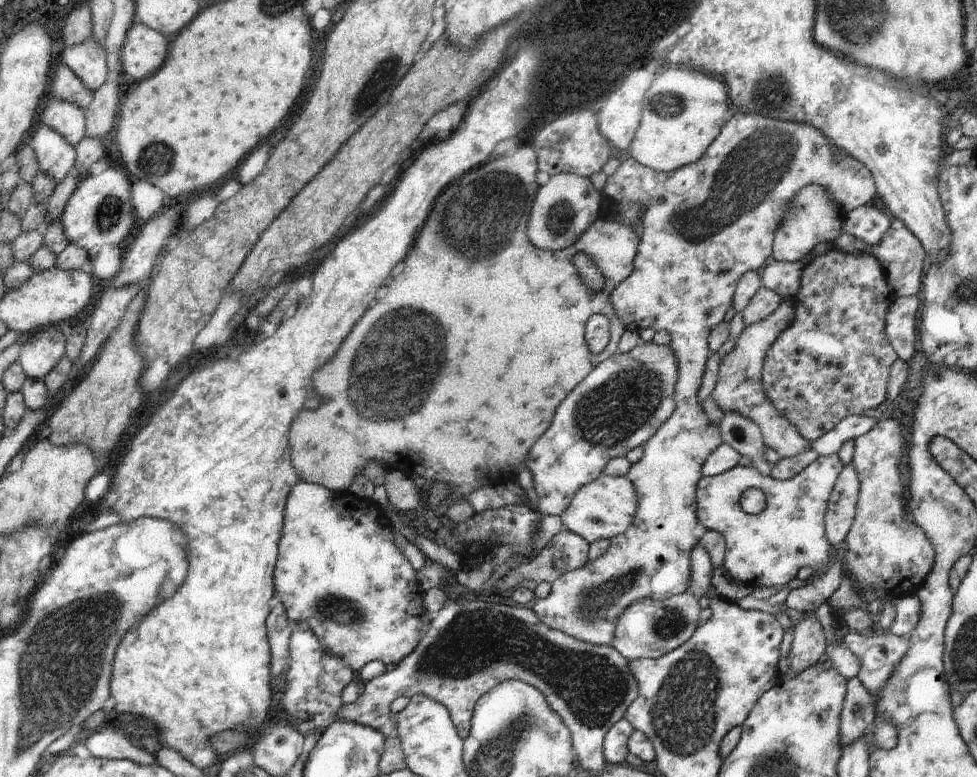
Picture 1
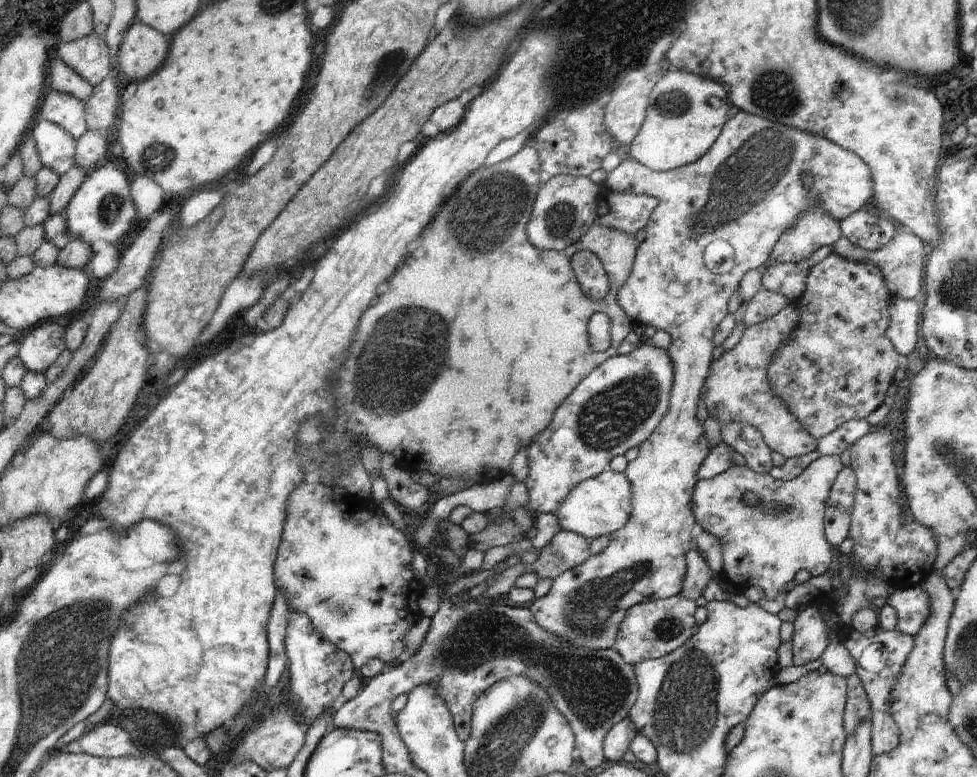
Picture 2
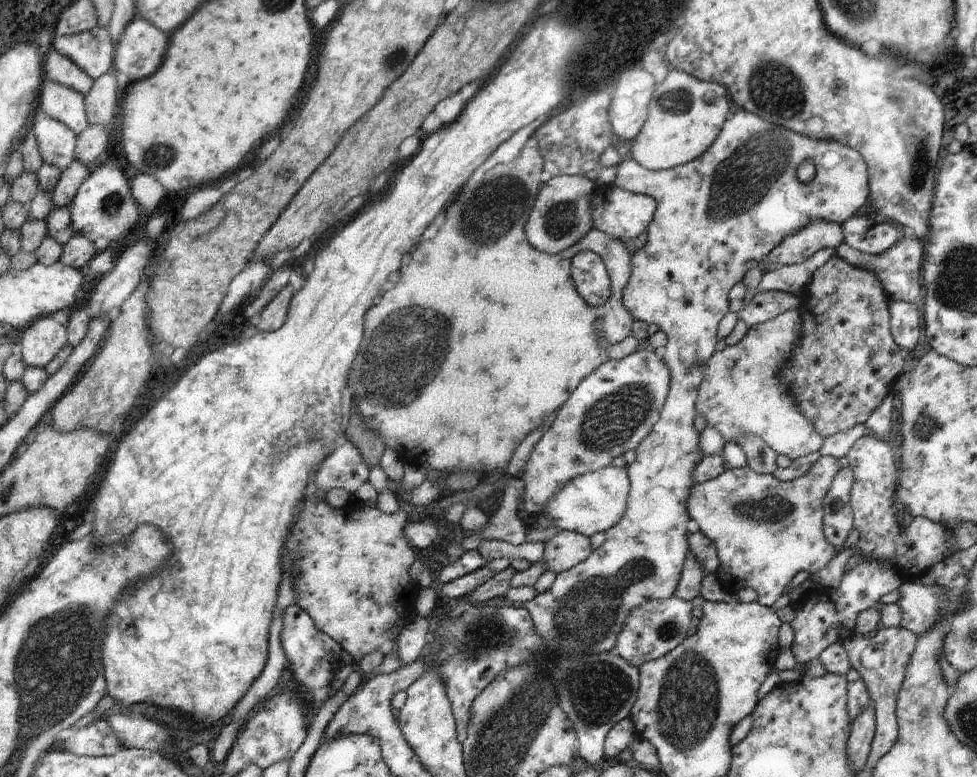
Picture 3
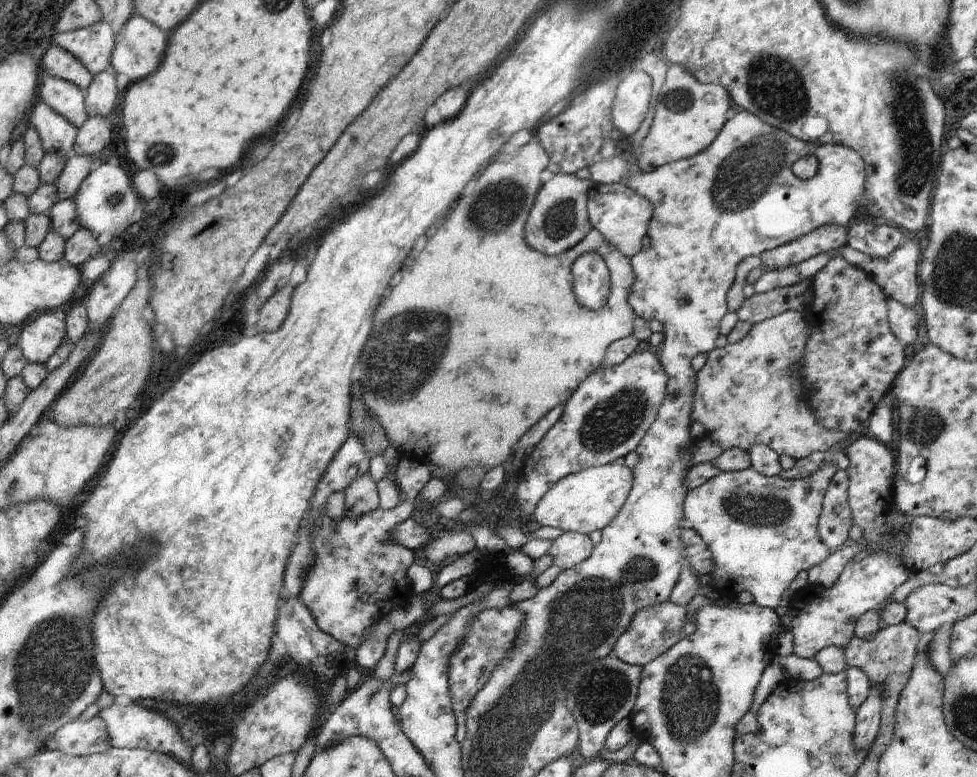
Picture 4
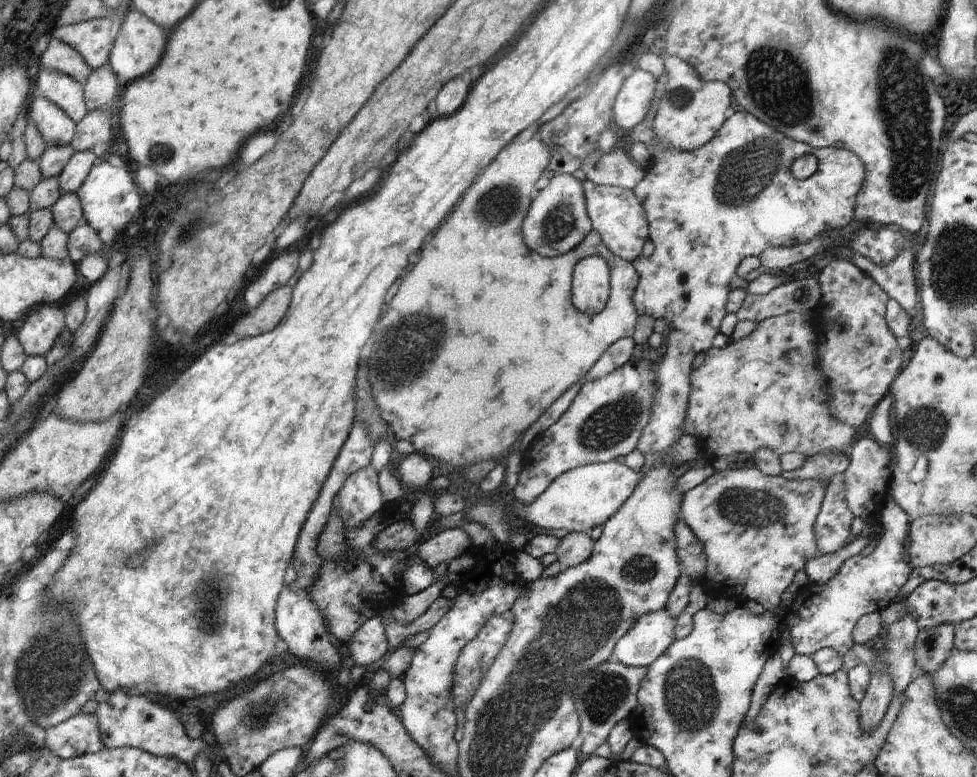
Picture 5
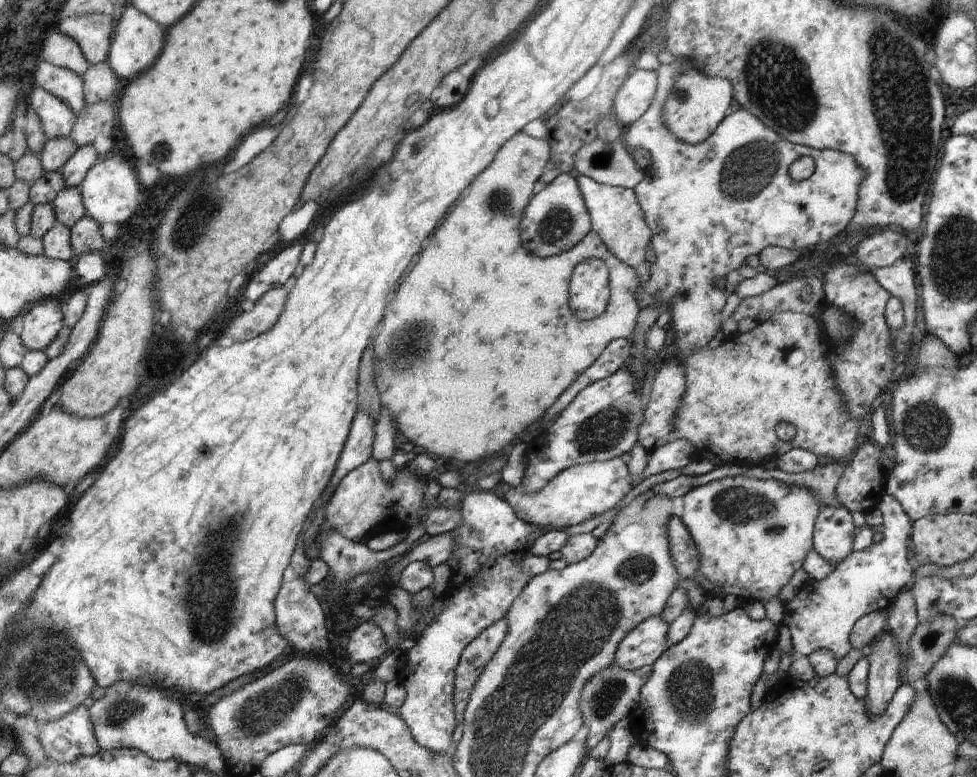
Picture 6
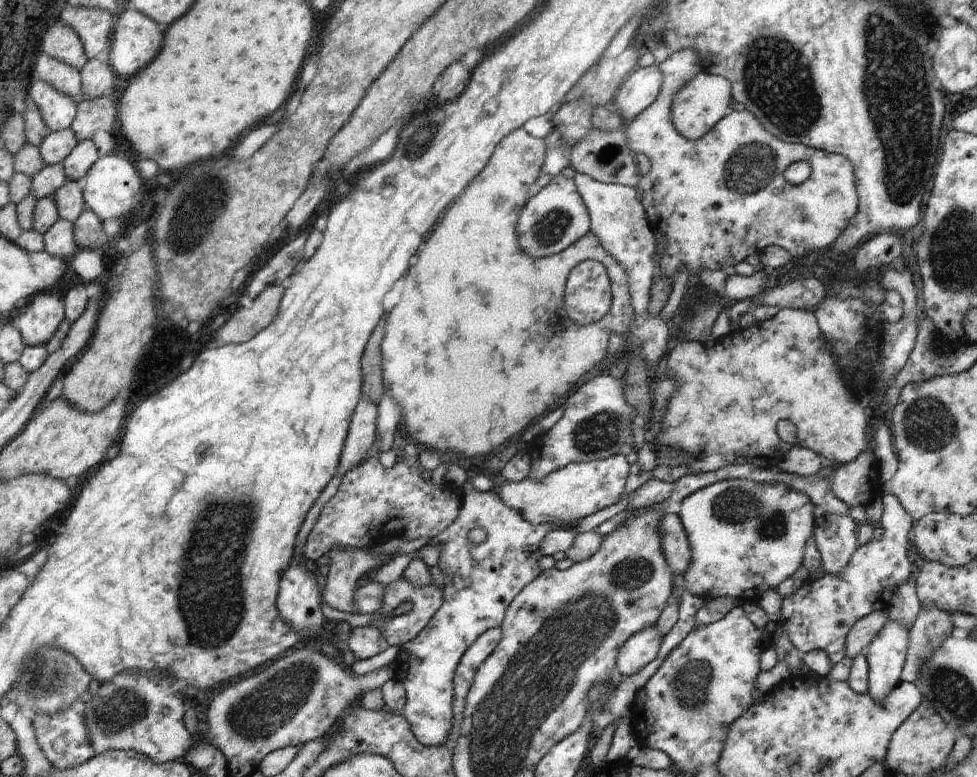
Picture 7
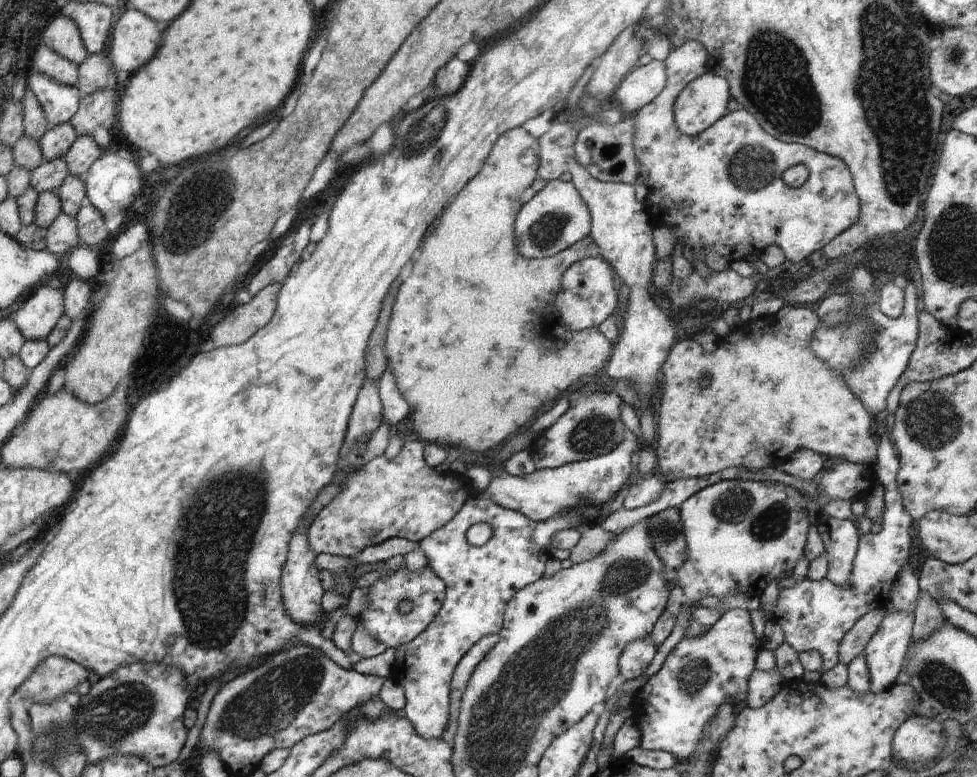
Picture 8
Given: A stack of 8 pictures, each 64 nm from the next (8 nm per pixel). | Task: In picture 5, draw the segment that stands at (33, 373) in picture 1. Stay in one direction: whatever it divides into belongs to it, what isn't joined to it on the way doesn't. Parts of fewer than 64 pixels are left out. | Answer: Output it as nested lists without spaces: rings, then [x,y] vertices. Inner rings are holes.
[[[42,304],[21,321],[16,336],[27,356],[45,356],[65,330],[65,314],[58,305]]]

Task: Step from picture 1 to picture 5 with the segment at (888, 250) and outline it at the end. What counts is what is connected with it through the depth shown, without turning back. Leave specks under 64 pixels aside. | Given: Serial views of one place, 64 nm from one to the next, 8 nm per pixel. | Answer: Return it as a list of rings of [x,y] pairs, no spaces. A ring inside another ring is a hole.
[[[912,248],[904,249],[888,264],[877,265],[868,258],[853,253],[850,261],[875,280],[890,299],[896,300],[908,314],[913,315],[919,301],[919,285],[914,274],[914,254]]]

